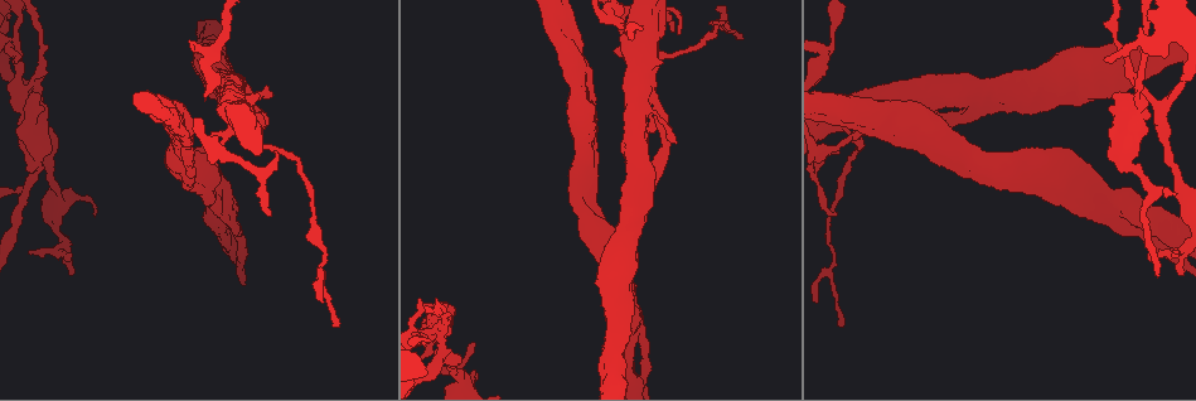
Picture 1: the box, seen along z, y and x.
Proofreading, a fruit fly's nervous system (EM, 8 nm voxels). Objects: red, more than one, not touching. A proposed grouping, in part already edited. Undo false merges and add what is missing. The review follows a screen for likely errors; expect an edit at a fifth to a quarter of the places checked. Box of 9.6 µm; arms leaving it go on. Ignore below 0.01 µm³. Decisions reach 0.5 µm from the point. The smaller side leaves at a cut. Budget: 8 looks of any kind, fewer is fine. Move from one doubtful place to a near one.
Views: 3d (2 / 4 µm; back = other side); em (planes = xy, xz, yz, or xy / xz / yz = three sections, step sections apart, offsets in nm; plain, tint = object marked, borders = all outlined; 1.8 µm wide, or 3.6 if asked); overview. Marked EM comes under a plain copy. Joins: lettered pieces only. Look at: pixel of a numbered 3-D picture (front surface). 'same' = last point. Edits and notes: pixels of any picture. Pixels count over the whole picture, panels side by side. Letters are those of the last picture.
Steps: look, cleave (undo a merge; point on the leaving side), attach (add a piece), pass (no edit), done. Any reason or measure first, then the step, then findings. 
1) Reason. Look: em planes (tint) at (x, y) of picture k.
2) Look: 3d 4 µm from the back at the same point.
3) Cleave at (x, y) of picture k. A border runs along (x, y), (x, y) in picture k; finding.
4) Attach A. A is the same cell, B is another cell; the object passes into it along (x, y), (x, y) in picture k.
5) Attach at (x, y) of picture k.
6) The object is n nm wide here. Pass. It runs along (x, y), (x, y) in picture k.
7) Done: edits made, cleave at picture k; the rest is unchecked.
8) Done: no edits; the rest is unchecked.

An open end. Look: em xz step 8 (borders) at (29, 252) of picture 1.

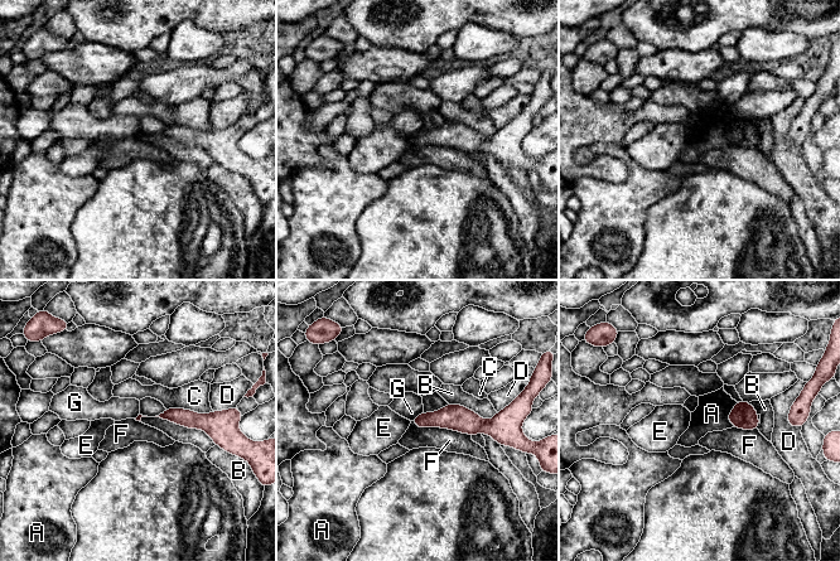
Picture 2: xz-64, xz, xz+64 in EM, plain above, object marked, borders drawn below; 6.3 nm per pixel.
Pass. A, B, C, D, E, F and G are other cells; none of them fits.

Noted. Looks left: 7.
Branch stops here. Look: em planes (borders) at (44, 109) of picture 1.

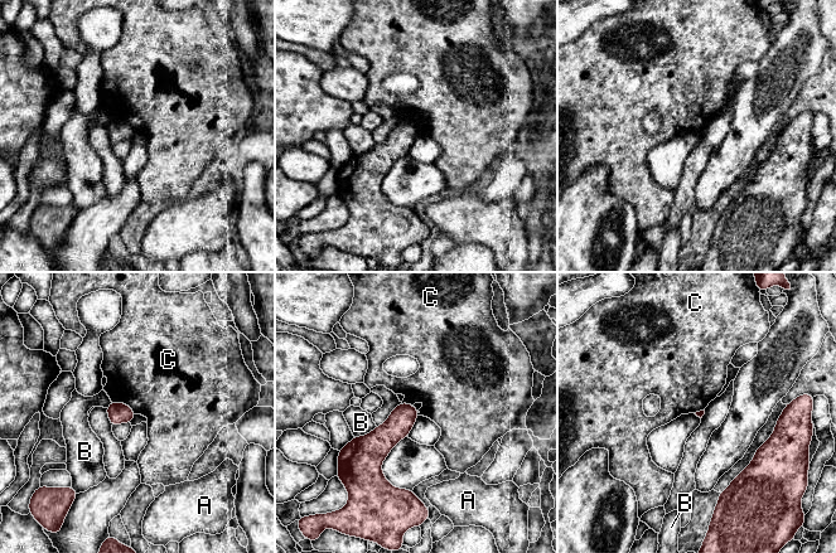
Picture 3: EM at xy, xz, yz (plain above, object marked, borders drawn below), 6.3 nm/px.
The longest contact is with C, 190 nm. Pass. A, B and C are other cells; none of them fits.

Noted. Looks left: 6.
Thin end. Look: em planes (tint) at (266, 214) of picture 1.

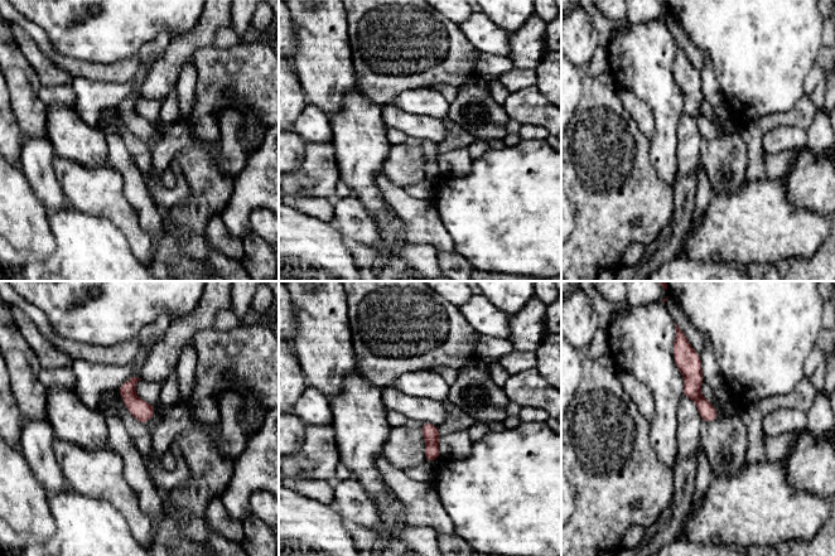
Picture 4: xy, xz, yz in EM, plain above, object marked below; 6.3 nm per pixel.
Look: em planes (borders) at the same point.

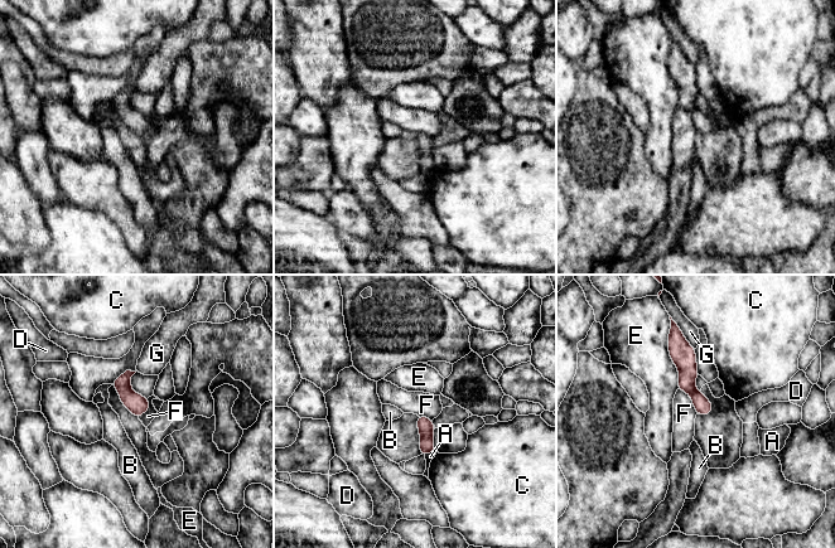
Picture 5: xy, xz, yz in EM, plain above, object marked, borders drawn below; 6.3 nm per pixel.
The object is 100 nm wide here. Pass. A, B, C, D, E, F and G are other cells; a border runs along (677, 388), (689, 394), (698, 413) in picture 5; none of them fits.

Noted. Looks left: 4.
Done: no edits; the rest is unchecked.

